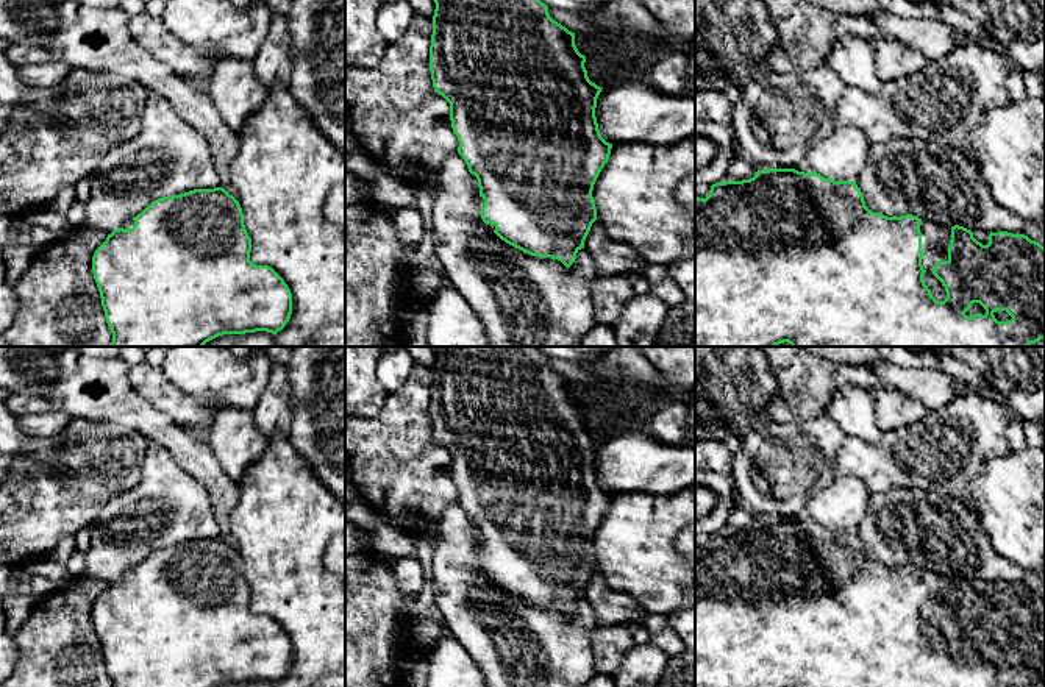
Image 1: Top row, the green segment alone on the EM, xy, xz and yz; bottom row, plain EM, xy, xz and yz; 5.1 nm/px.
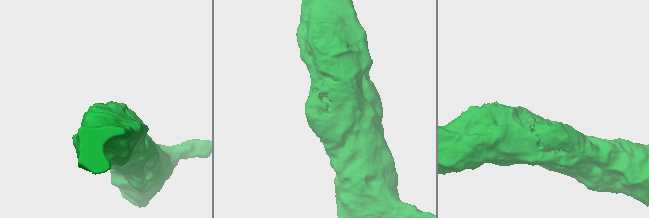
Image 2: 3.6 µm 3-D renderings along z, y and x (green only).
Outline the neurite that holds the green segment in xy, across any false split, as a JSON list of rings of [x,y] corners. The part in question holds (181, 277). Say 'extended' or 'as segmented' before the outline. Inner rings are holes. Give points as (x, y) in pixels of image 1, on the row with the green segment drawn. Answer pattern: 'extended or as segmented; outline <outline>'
extended; outline [[[223,187],[194,189],[180,195],[162,197],[152,201],[141,214],[125,220],[117,230],[108,234],[106,240],[92,256],[92,273],[97,283],[106,323],[112,333],[111,347],[203,347],[206,342],[223,334],[245,334],[281,331],[292,314],[292,294],[284,279],[269,265],[256,265],[250,261],[251,239],[244,225],[244,214],[239,201]]]

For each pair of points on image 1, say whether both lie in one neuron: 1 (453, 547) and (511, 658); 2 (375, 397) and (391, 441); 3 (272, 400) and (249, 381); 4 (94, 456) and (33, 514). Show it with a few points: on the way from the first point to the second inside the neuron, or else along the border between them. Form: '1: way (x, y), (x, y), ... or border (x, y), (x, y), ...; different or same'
1: way (456, 575), (467, 600), (495, 630); same
2: border (389, 392), (385, 405), (377, 412), (361, 417); different
3: border (274, 364), (269, 381), (252, 409); different
4: way (80, 472), (49, 498); same

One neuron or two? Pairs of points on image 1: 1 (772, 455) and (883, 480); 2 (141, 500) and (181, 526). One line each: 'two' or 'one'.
1: two
2: one

